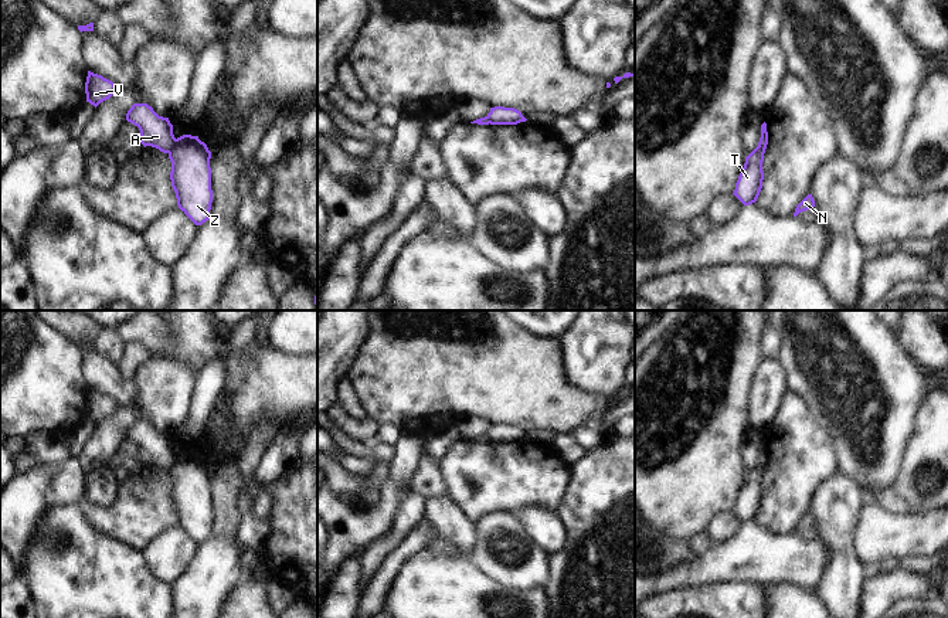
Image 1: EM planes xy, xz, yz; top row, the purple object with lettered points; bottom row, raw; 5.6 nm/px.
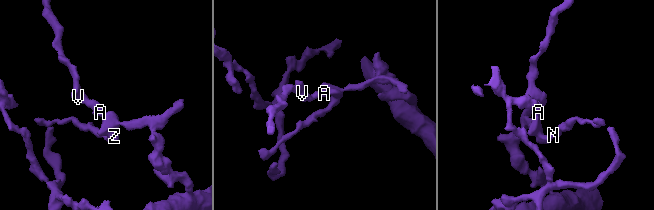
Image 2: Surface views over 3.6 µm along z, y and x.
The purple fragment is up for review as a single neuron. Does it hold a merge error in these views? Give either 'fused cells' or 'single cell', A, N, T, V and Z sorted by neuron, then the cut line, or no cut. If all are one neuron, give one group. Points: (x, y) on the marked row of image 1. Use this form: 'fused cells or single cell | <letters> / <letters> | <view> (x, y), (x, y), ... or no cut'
fused cells | A V / N T Z | xy (176, 139), (167, 152)

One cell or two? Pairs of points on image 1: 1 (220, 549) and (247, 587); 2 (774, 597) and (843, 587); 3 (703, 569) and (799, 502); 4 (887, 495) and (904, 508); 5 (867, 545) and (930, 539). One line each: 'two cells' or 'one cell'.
1: two cells
2: two cells
3: two cells
4: one cell
5: one cell

